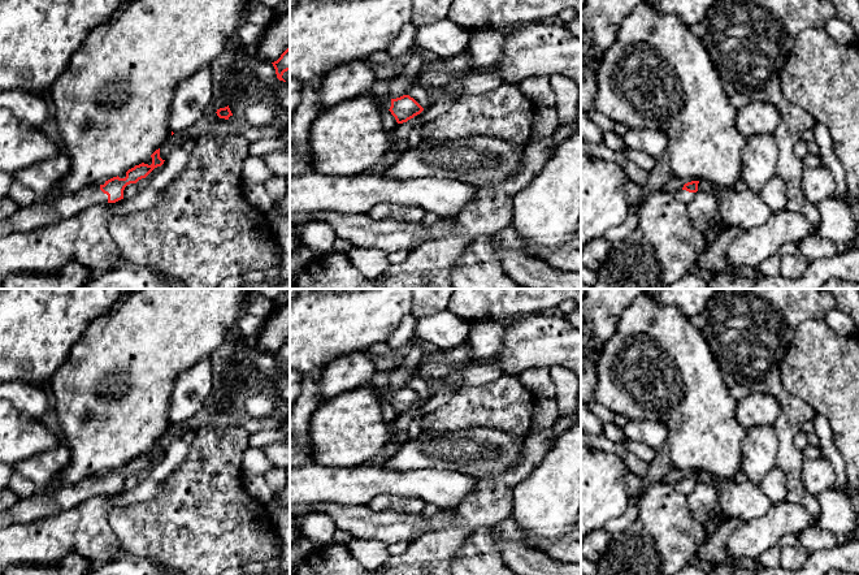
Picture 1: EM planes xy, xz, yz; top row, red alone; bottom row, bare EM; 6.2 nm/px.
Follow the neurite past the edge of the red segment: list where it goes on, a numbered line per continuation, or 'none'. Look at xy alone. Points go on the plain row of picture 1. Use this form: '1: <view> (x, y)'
1: xy (43, 504)

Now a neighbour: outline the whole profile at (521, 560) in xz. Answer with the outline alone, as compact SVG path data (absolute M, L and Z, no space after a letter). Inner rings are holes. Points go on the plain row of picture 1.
M494 527L490 528L490 536L504 563L516 575L581 575L581 566L554 561L539 550L509 541L502 537Z

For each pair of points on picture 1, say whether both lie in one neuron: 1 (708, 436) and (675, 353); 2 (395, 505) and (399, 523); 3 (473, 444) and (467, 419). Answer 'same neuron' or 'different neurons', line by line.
1: same neuron
2: different neurons
3: different neurons

